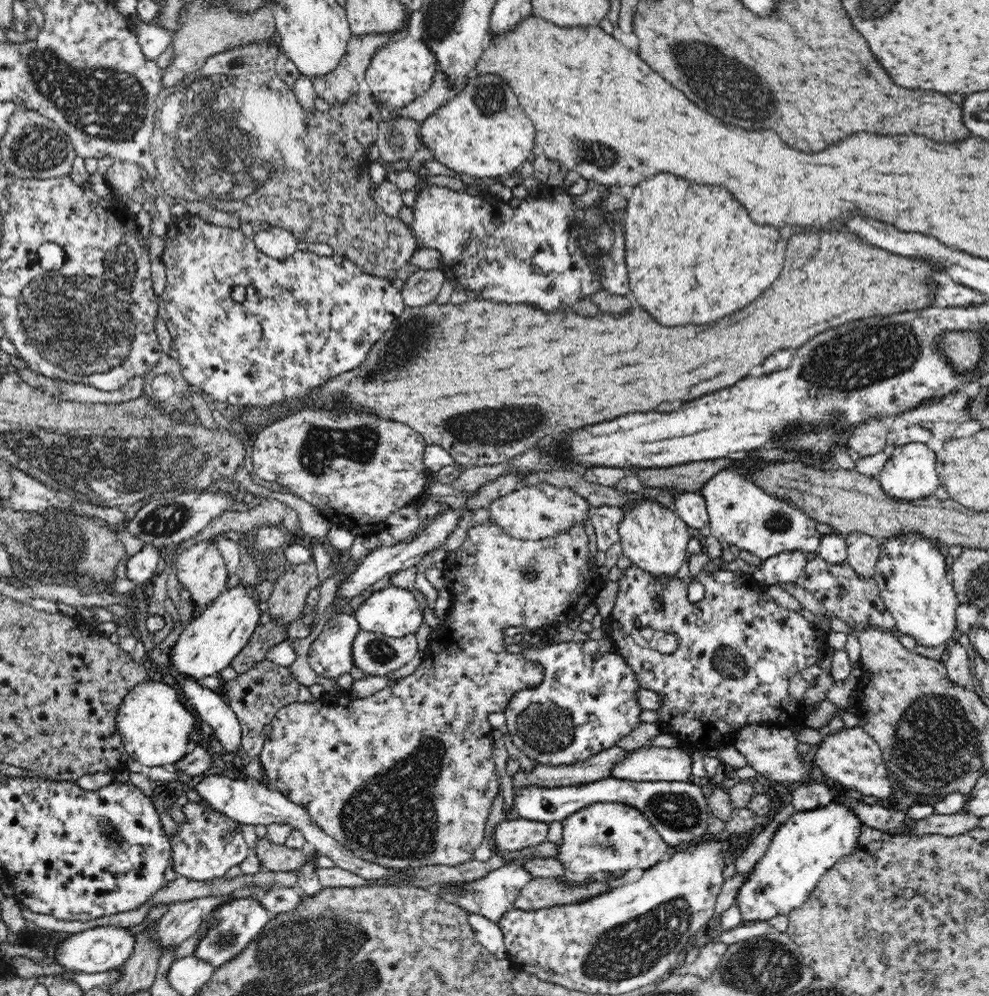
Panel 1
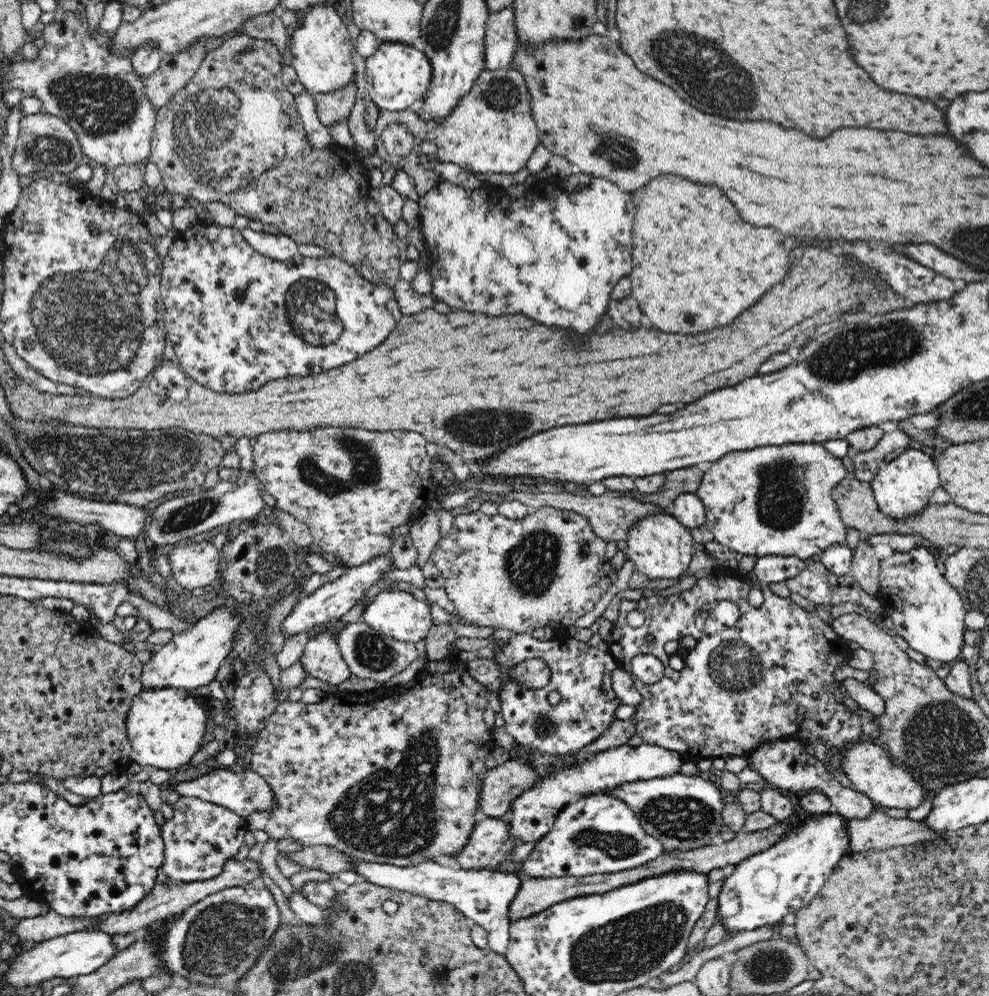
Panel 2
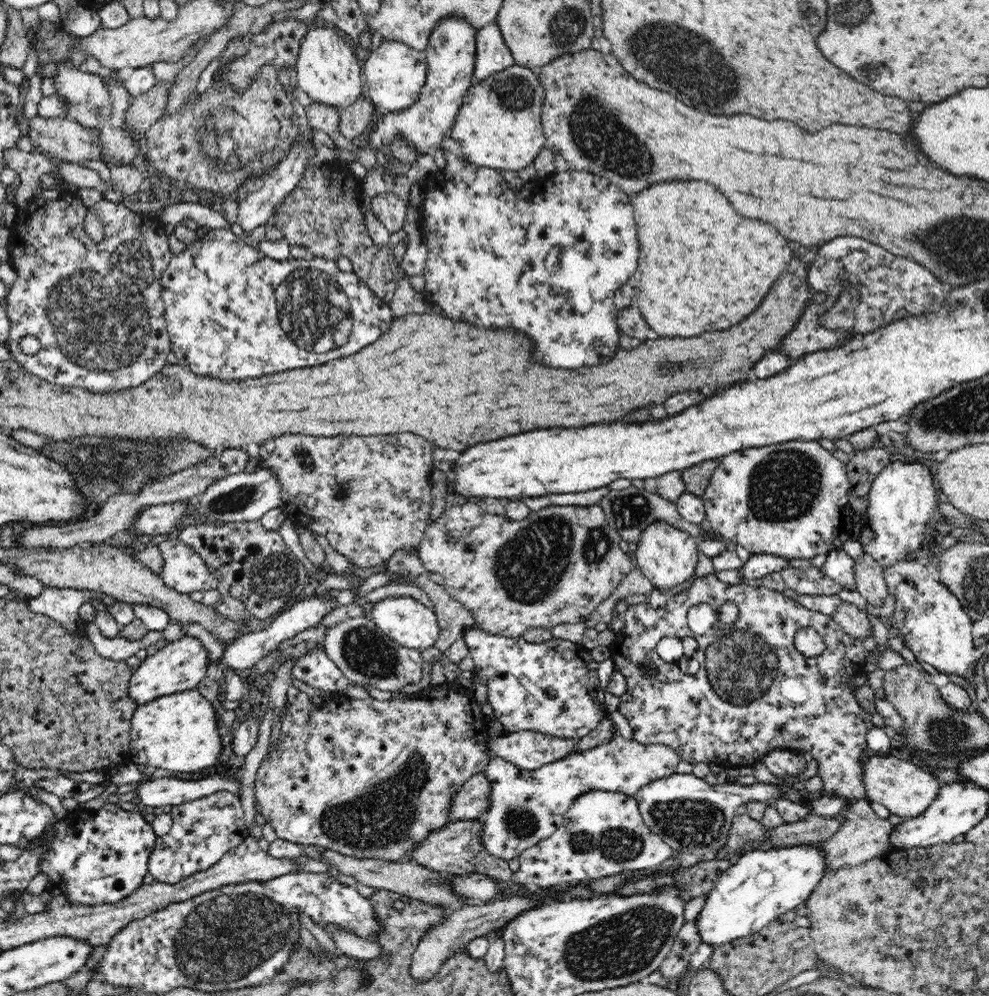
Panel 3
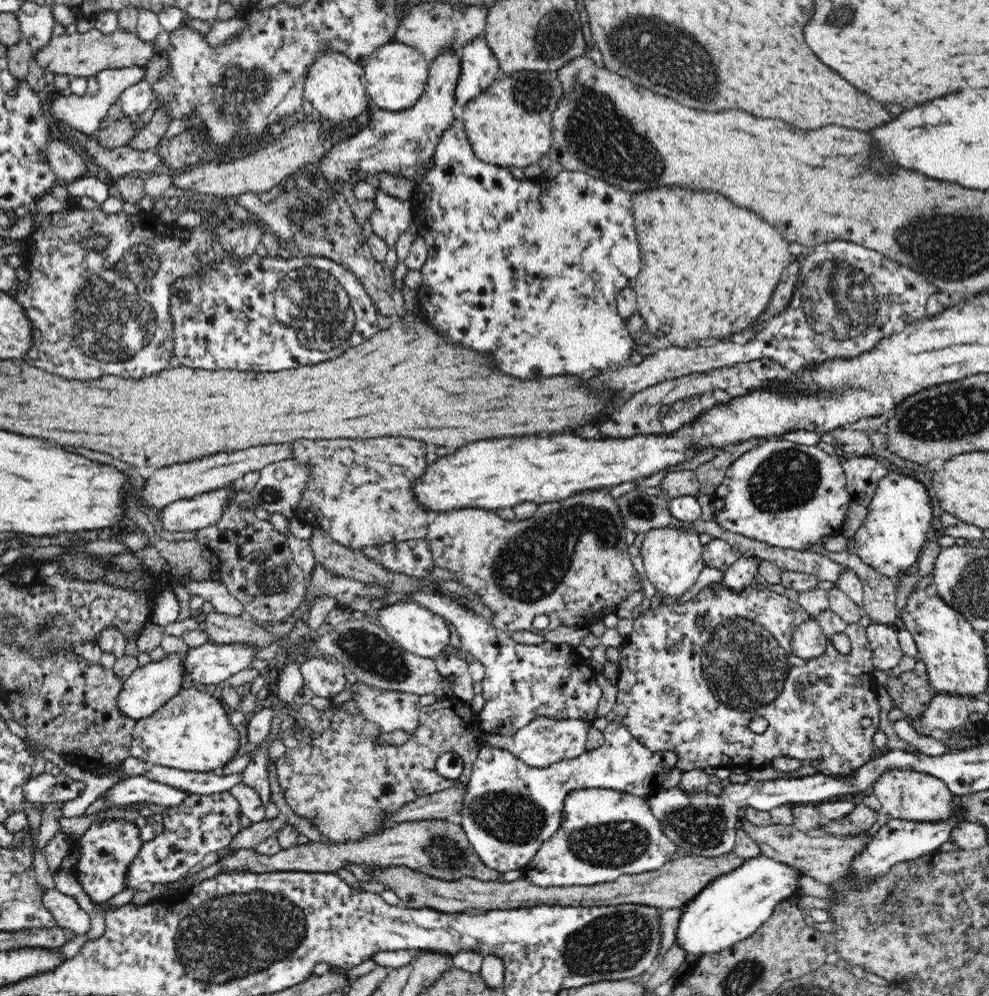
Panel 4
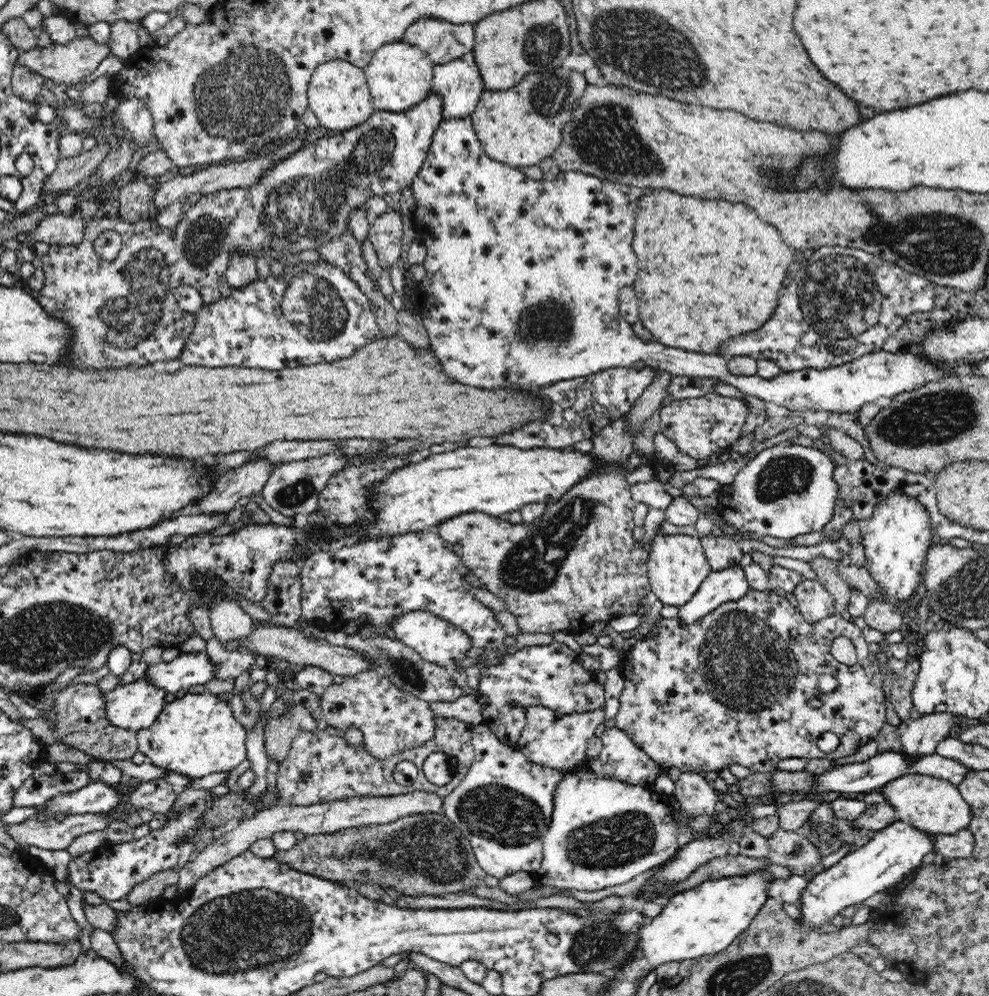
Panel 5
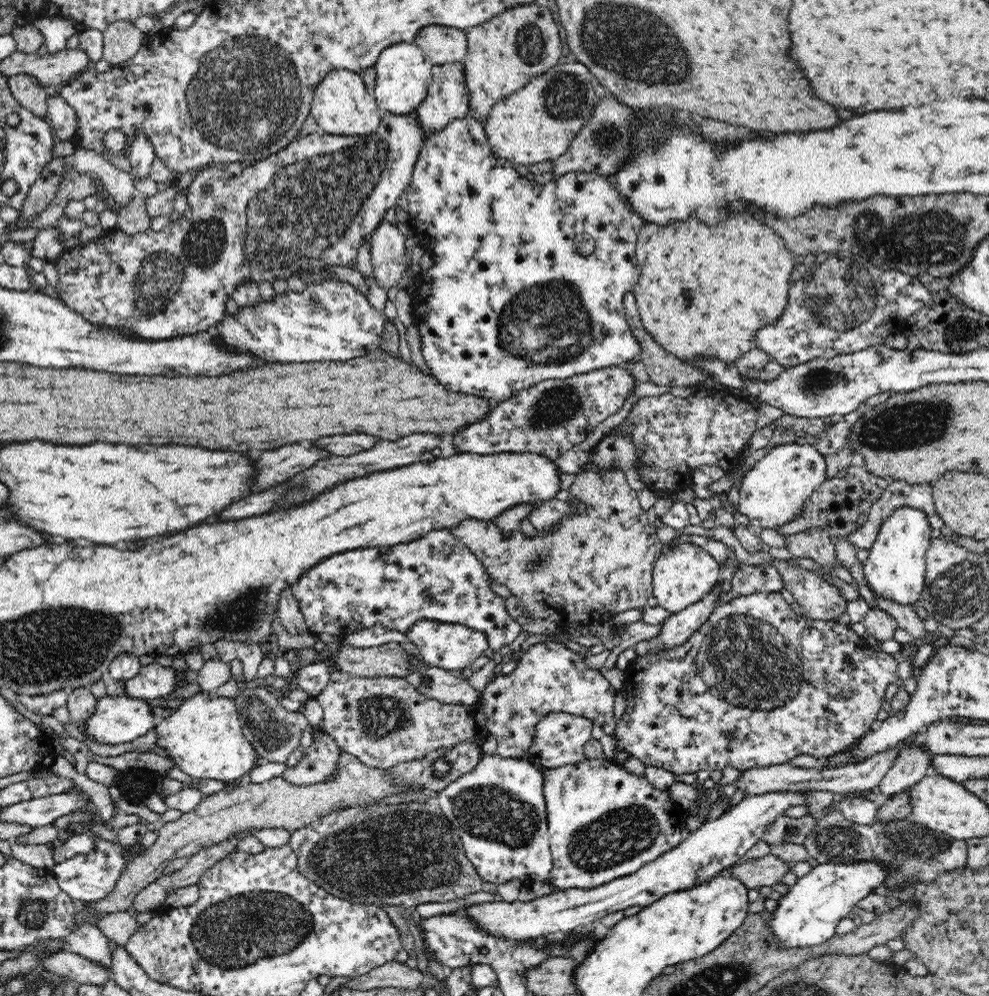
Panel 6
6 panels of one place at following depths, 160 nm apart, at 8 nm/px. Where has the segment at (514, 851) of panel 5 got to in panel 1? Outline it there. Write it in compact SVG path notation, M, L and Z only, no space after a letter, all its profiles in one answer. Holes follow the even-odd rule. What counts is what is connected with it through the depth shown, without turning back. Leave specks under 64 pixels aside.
M647 745L628 751L622 760L612 766L610 777L636 782L686 782L692 779L690 766L690 754L678 746L666 748Z

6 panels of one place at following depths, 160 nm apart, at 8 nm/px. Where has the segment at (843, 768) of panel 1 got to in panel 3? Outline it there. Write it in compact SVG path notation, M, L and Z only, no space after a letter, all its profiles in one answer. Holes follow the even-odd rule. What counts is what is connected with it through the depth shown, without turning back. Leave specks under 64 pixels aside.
M870 754L863 764L863 781L866 787L865 796L869 802L874 801L888 809L892 816L914 818L922 814L937 797L940 781L935 775L925 771L917 763L888 755Z

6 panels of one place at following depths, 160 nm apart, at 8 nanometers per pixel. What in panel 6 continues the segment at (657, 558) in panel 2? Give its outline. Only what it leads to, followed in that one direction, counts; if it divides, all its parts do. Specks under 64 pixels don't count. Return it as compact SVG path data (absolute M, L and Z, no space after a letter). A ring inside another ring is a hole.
M680 539L674 543L674 550L663 552L654 564L653 572L653 596L658 604L670 613L682 612L701 598L713 592L719 586L720 564L701 547L685 543Z

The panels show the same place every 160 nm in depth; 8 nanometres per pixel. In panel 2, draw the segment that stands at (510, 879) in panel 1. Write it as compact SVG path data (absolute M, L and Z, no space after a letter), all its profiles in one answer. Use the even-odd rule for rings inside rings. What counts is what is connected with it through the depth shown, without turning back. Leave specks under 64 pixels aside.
M248 767L239 773L229 769L213 770L195 779L174 784L169 791L176 791L180 797L196 797L214 804L221 804L244 817L250 816L254 810L266 810L272 806L272 791L268 783ZM358 861L357 874L359 879L378 886L453 904L467 916L471 923L479 924L486 930L489 947L492 951L504 956L509 945L509 926L511 925L508 920L508 906L518 894L521 882L520 877L514 873L488 869L455 869L432 861L420 862L407 867Z

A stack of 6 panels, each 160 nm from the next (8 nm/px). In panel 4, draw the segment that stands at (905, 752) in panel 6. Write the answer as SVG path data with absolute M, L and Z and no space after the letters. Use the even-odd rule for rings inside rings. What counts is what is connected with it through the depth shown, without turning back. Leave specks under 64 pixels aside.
M935 695L928 708L910 720L916 734L924 737L934 737L934 730L956 730L967 721L968 712L963 698Z

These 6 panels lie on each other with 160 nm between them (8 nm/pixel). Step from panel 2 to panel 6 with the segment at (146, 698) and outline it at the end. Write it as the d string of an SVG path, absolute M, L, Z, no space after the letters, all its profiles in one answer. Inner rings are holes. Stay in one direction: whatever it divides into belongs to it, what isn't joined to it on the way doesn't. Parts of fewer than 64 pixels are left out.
M215 692L198 693L186 699L174 714L166 719L158 720L156 730L157 745L162 746L167 752L166 755L174 759L175 766L192 778L214 779L222 783L240 780L244 774L249 774L256 766L259 758L251 742L244 736L235 702L231 698L217 696Z

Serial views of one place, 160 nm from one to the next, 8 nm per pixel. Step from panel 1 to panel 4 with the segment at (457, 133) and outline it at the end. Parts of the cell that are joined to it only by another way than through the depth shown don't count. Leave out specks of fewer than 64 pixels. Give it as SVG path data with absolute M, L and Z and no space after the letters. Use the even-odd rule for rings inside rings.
M518 71L497 80L462 108L464 129L478 158L498 167L537 164L552 144L553 112L563 104L564 85L557 72Z

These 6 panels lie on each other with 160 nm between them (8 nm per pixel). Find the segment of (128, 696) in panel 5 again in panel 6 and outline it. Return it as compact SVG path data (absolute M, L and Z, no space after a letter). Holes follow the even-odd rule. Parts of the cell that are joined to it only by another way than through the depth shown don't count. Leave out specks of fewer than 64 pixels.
M106 696L98 699L94 714L86 718L78 730L91 740L100 744L122 744L132 742L139 736L144 736L150 728L157 726L158 720L150 713L150 706L145 700L134 699L128 696Z

